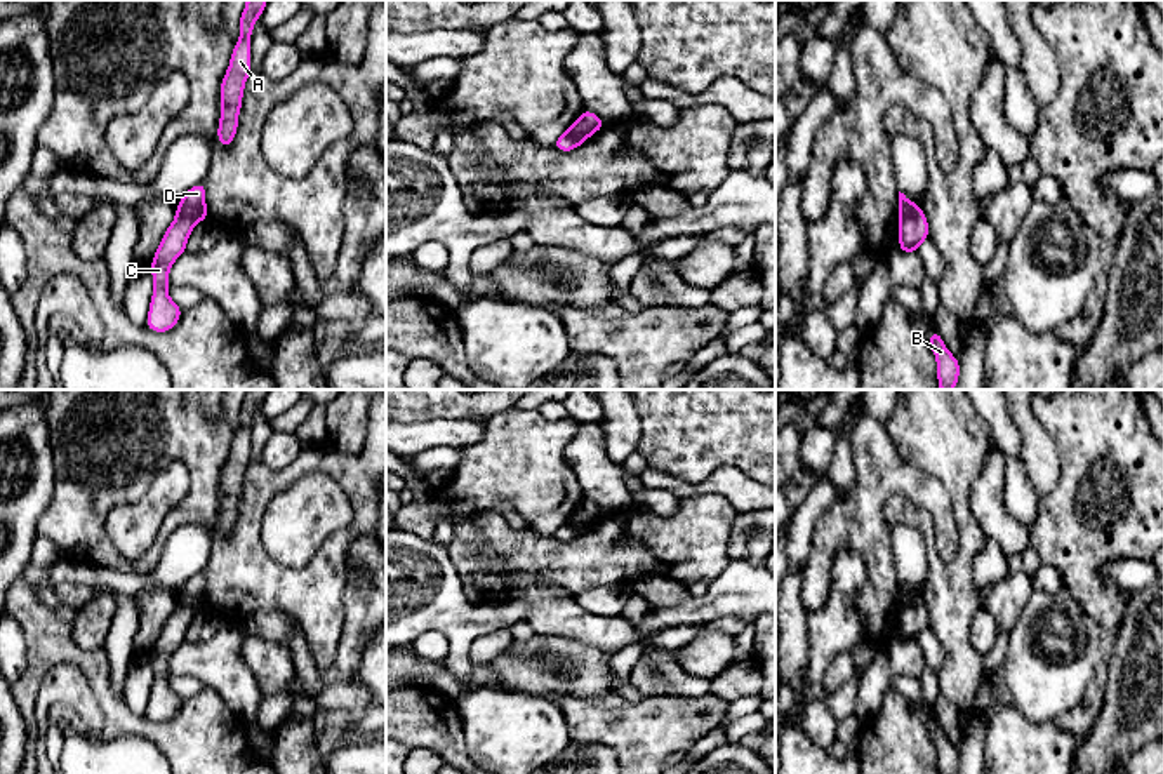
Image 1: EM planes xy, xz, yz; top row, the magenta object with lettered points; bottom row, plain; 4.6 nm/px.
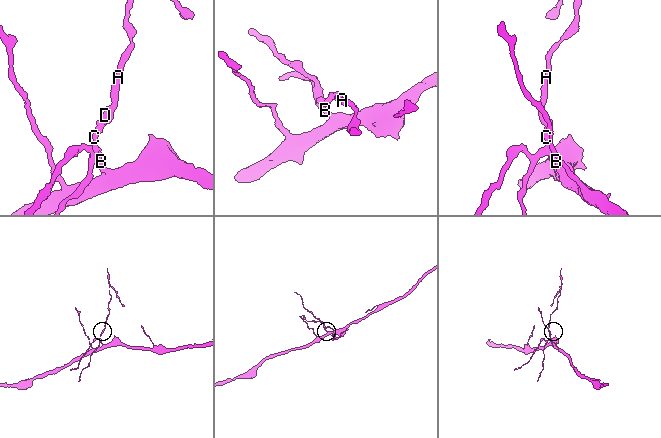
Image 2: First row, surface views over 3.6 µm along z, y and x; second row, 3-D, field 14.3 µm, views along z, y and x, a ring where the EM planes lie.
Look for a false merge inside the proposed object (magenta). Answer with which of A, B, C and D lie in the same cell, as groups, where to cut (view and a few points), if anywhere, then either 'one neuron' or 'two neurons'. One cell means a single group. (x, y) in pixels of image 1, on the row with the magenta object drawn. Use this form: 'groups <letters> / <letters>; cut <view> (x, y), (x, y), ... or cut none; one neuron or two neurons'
groups A D / B C; cut xy (178, 211), (197, 221); two neurons

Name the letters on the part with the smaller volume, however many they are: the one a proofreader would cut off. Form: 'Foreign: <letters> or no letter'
Foreign: A, D

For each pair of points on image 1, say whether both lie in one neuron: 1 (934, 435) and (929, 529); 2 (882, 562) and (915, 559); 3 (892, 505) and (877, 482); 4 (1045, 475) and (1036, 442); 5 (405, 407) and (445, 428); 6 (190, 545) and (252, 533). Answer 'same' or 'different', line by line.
1: same
2: different
3: different
4: same
5: different
6: different

